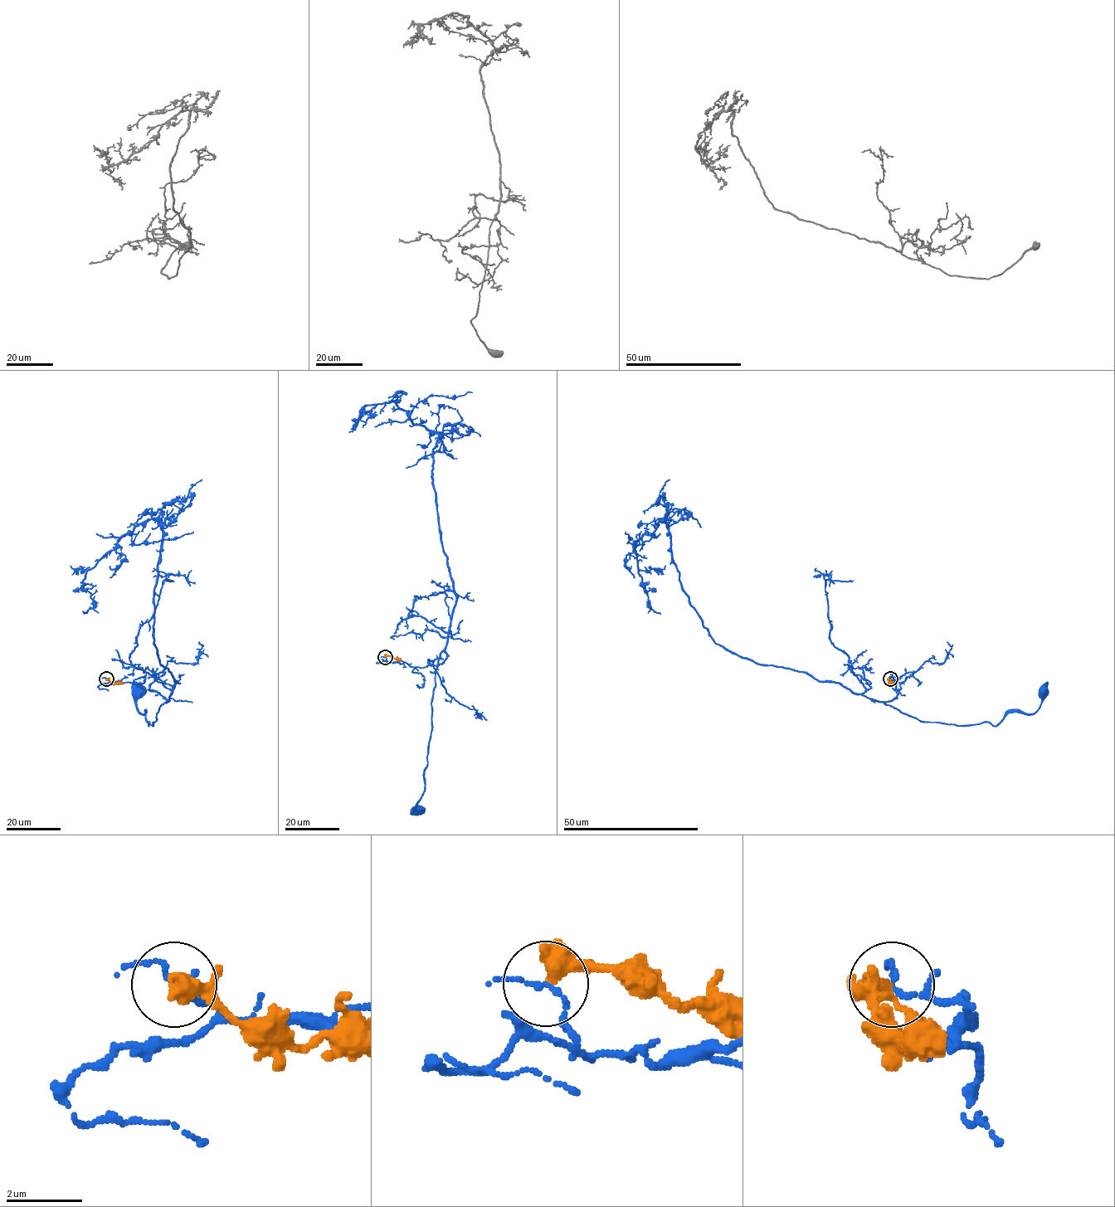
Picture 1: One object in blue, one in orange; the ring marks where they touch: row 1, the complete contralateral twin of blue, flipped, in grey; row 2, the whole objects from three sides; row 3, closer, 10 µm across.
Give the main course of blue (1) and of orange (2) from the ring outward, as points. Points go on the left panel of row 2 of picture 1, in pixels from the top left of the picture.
1: (106, 679), (135, 683), (167, 700), (153, 725), (148, 725), (146, 712), (138, 711), (136, 701), (141, 691)
2: (106, 679), (115, 683), (122, 683)

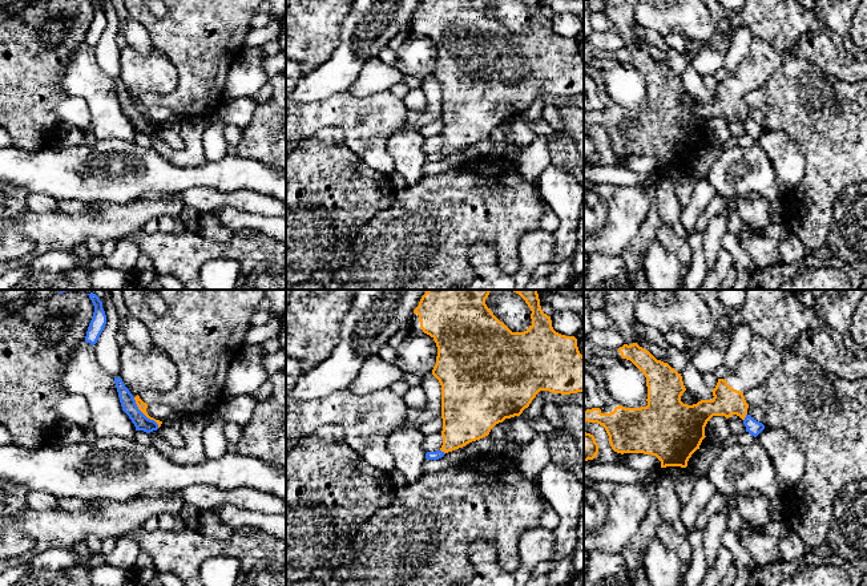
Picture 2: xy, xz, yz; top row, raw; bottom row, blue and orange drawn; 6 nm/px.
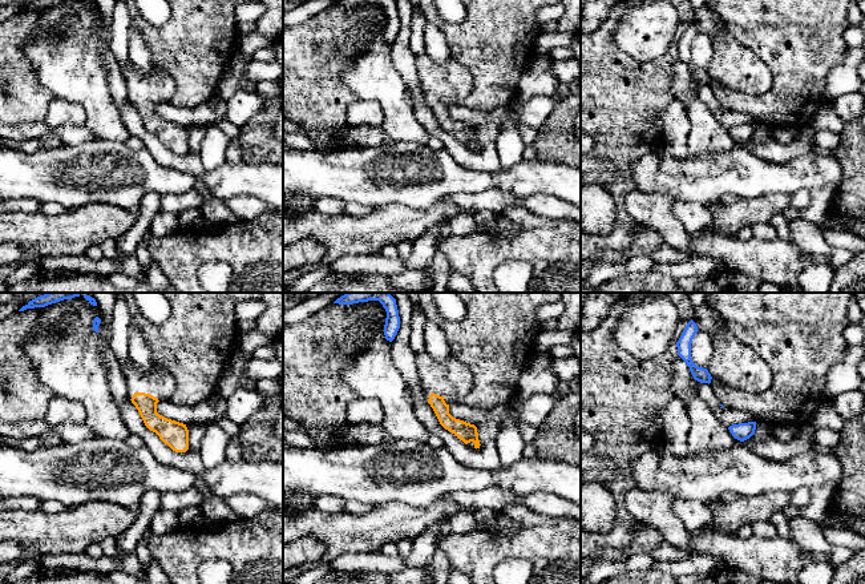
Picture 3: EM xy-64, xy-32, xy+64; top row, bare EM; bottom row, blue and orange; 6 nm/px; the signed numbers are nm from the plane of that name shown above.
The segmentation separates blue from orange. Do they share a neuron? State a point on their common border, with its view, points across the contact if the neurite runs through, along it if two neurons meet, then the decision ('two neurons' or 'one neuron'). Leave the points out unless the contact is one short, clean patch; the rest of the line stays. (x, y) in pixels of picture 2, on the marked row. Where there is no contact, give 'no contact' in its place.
contact xy (142, 413); border xy (133, 397), (137, 407), (158, 427); two neurons

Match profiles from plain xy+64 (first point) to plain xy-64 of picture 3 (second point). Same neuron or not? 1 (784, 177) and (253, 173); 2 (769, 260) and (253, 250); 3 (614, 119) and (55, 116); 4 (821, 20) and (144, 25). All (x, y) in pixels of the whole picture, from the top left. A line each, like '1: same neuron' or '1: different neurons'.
1: same neuron
2: same neuron
3: different neurons
4: same neuron

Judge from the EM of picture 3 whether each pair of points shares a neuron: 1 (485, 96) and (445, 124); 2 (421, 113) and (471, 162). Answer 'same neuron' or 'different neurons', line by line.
1: different neurons
2: same neuron

